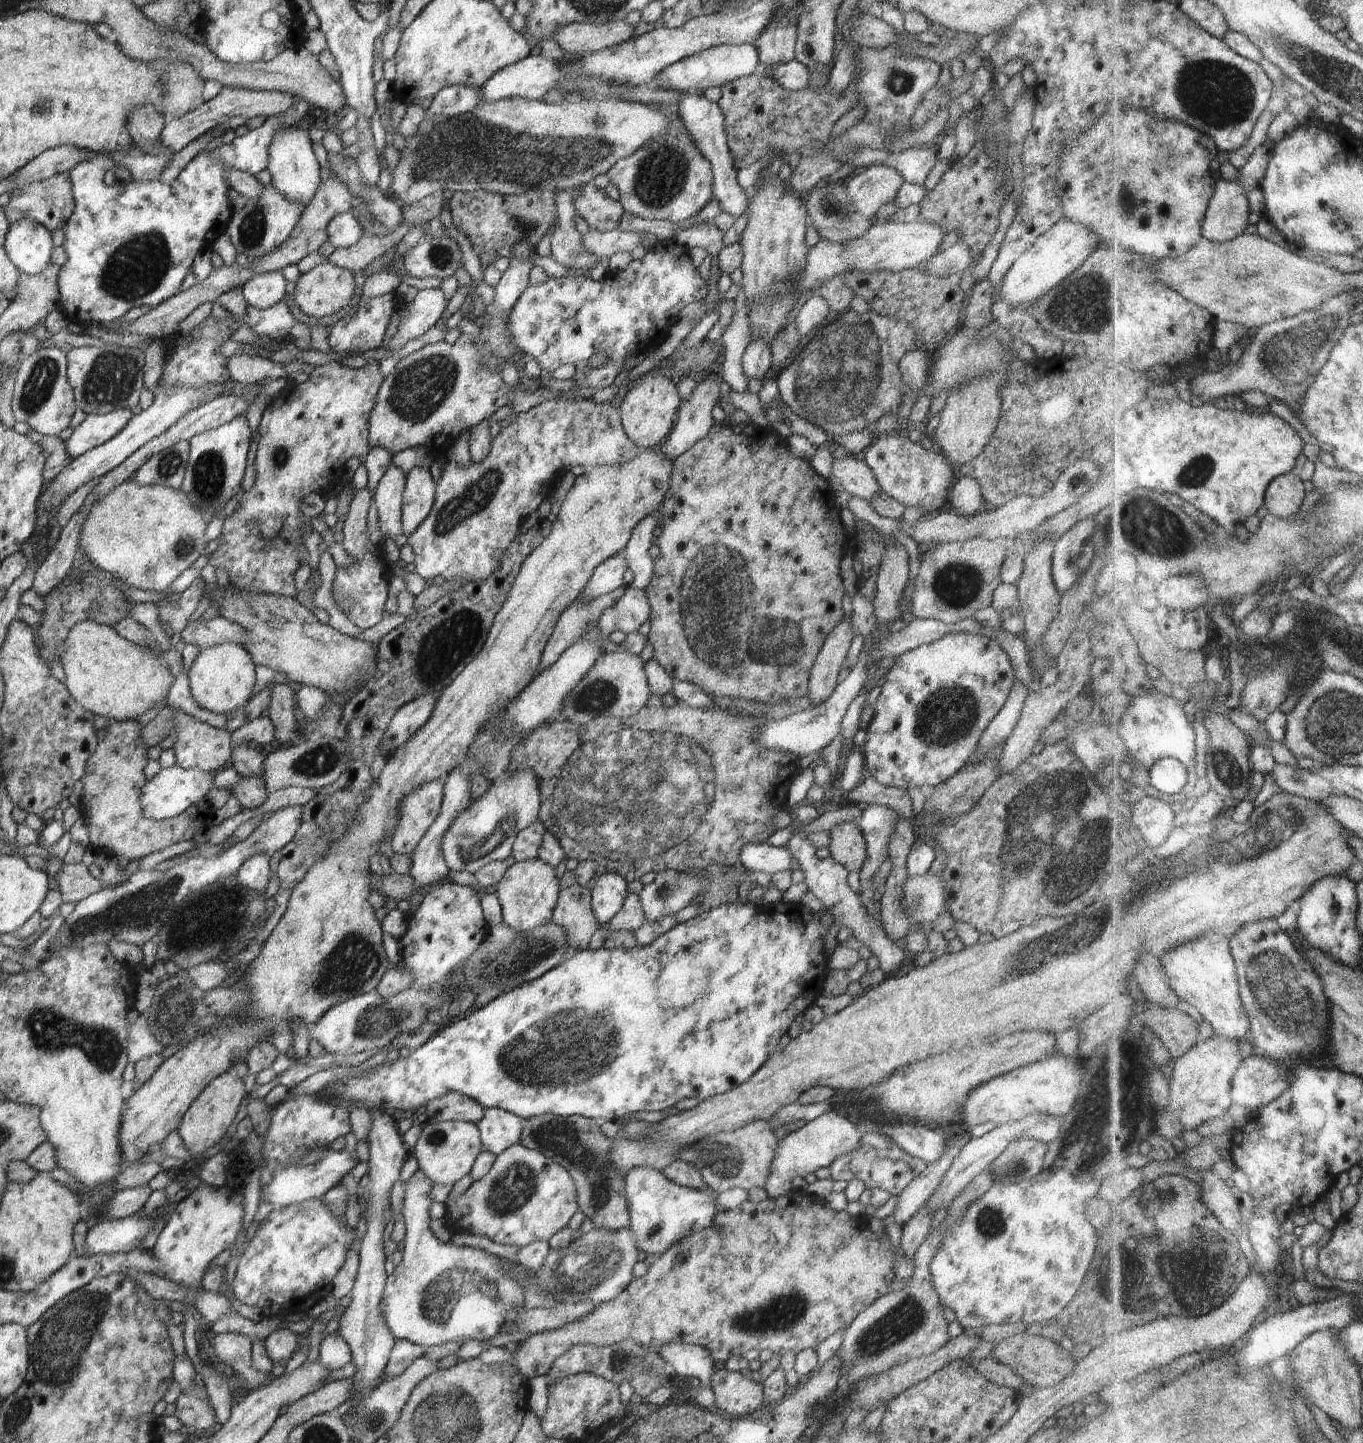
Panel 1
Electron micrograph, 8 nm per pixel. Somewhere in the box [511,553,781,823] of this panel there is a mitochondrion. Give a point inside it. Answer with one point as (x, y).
(598, 695)

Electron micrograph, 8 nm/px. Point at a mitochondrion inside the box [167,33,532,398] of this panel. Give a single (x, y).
(432, 159)

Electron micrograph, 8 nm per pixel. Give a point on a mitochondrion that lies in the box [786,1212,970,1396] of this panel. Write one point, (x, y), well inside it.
(905, 1317)

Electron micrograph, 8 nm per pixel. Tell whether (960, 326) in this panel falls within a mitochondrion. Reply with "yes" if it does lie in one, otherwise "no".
no

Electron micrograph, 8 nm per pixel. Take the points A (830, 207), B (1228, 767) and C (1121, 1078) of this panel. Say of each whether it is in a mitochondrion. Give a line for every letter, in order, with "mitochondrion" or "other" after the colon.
A: mitochondrion
B: mitochondrion
C: mitochondrion

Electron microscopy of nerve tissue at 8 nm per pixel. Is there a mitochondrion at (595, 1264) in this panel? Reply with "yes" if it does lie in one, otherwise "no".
yes

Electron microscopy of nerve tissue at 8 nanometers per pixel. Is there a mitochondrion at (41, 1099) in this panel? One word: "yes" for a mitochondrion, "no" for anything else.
no

